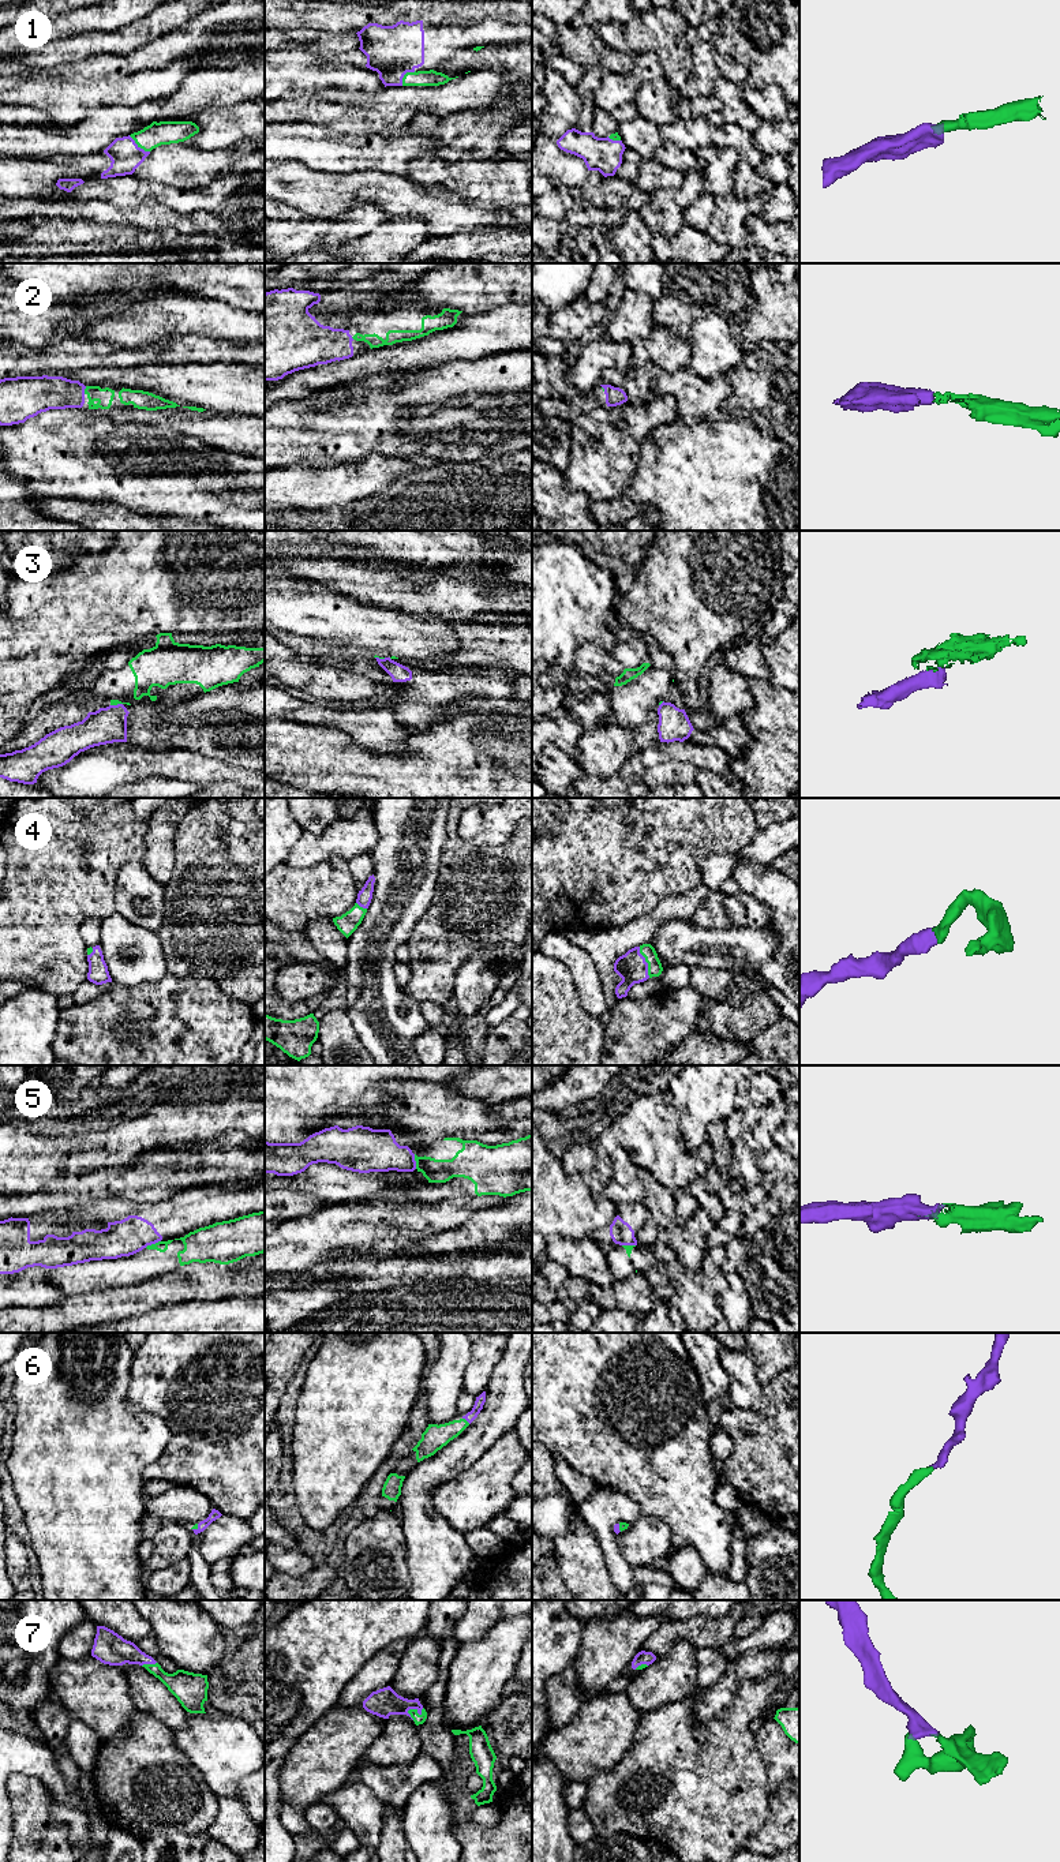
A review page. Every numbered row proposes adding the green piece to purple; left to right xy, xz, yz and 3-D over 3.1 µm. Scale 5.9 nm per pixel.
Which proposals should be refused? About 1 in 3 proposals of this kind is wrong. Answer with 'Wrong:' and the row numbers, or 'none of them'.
Wrong: 3, 5

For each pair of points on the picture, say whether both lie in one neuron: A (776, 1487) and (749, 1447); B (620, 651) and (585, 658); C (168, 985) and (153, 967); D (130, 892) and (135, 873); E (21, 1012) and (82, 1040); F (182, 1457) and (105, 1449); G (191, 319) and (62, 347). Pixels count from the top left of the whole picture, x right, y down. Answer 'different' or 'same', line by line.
A: same
B: same
C: different
D: same
E: different
F: different
G: different

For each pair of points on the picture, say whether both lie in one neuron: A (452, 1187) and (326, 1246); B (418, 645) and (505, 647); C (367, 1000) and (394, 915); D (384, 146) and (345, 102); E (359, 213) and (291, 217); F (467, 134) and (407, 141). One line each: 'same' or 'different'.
A: different
B: different
C: same
D: different
E: same
F: different

